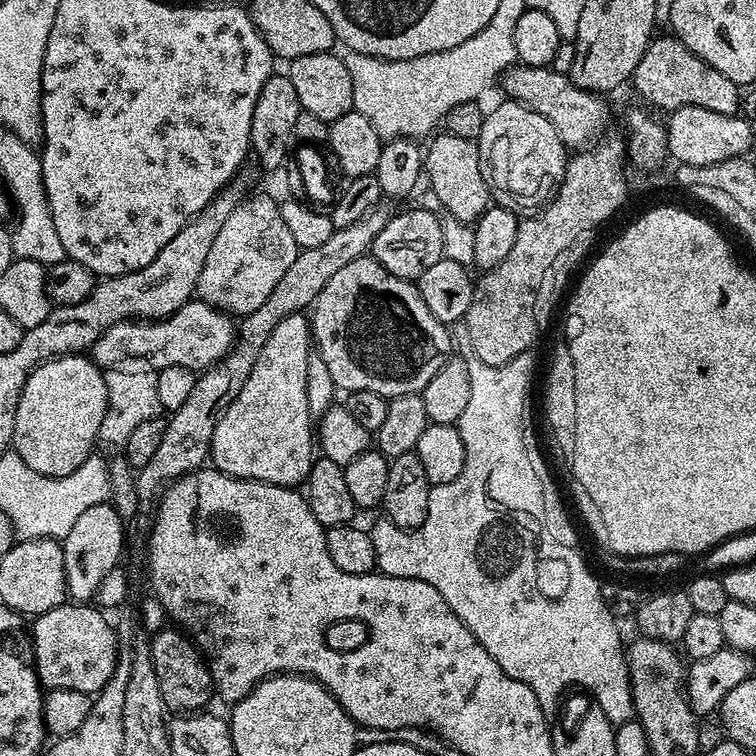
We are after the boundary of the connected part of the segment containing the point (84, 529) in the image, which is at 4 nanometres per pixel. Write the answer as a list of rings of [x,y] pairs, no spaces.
[[[111,502],[90,506],[90,510],[85,510],[74,521],[70,534],[66,534],[62,541],[66,586],[73,601],[91,601],[102,586],[103,579],[121,563],[120,555],[124,552],[124,528],[126,522]]]

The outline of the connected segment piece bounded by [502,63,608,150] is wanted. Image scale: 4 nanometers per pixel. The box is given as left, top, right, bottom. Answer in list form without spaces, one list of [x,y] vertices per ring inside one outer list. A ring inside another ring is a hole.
[[[517,63],[508,69],[502,77],[502,85],[504,84],[504,96],[509,100],[515,100],[521,104],[542,114],[556,127],[556,133],[560,141],[564,143],[565,149],[580,150],[585,146],[591,145],[593,142],[605,135],[608,124],[608,104],[603,95],[587,92],[582,90],[582,86],[575,84],[571,75],[556,72],[550,66],[542,68],[531,68],[528,64]]]

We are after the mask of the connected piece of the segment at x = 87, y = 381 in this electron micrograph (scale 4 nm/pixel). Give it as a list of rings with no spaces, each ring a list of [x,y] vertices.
[[[87,355],[55,356],[53,360],[46,360],[30,373],[22,386],[14,418],[12,448],[22,458],[22,462],[26,462],[30,470],[38,470],[38,474],[43,476],[74,474],[74,470],[78,470],[78,466],[82,466],[82,462],[86,462],[86,458],[93,455],[95,448],[92,447],[97,447],[107,405],[104,372]]]

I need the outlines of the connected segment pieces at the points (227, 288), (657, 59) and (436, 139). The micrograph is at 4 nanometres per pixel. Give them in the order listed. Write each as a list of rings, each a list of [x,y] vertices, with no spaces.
[[[252,196],[241,200],[234,214],[226,218],[222,230],[218,230],[218,238],[214,238],[214,246],[210,246],[210,254],[206,254],[206,266],[202,266],[202,274],[196,283],[199,299],[215,305],[221,310],[257,308],[260,301],[266,299],[268,292],[282,278],[284,269],[290,266],[294,255],[294,245],[290,238],[290,229],[282,222],[280,205],[268,196]]]
[[[671,34],[665,36],[657,35],[649,44],[646,54],[642,54],[642,62],[634,70],[630,81],[631,87],[636,87],[636,92],[645,100],[653,109],[668,108],[675,110],[682,106],[702,106],[702,110],[714,110],[714,114],[726,114],[727,116],[737,115],[741,111],[742,88],[741,85],[730,82],[726,74],[718,74],[714,66],[702,62],[698,54],[691,52],[681,40],[677,40]]]
[[[446,130],[433,135],[431,140],[432,145],[426,148],[423,166],[426,180],[432,183],[429,184],[430,190],[438,194],[438,202],[445,213],[464,224],[472,224],[490,204],[488,177],[480,159],[477,141],[458,138]]]

